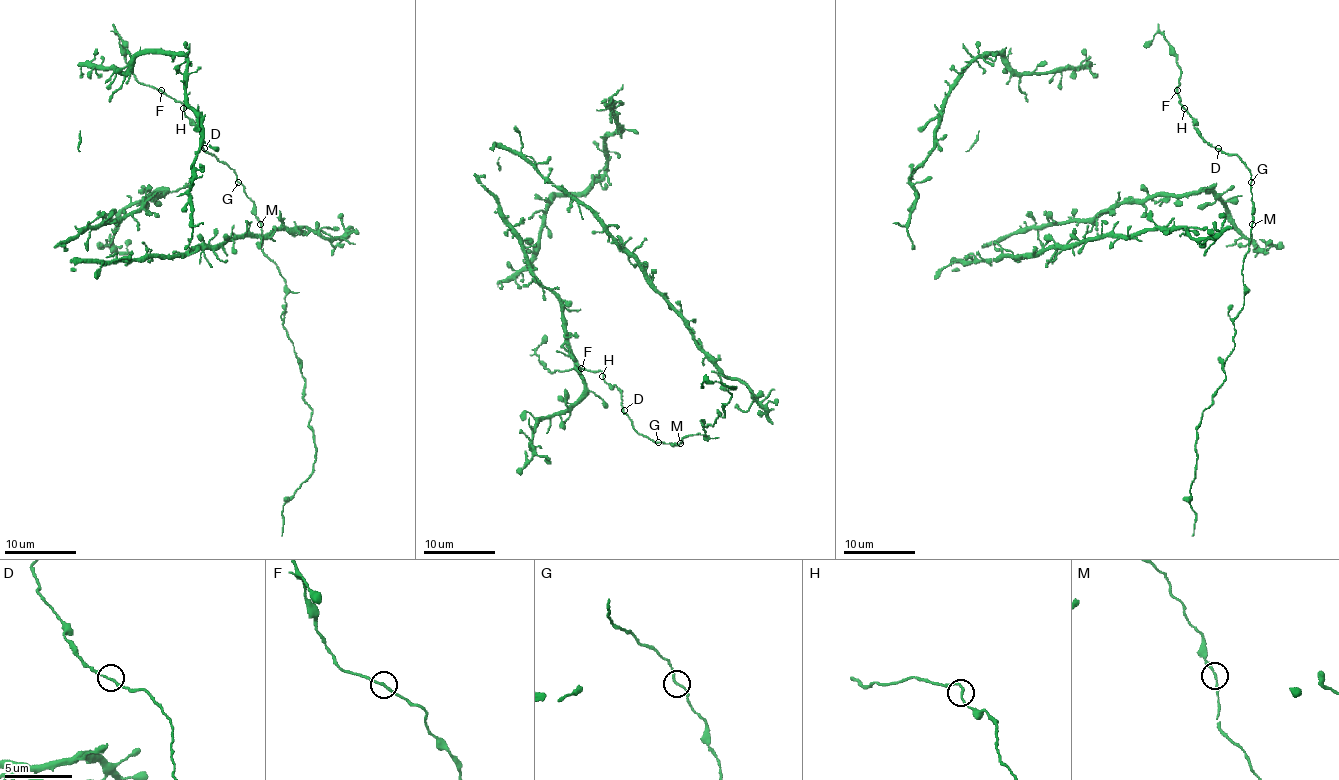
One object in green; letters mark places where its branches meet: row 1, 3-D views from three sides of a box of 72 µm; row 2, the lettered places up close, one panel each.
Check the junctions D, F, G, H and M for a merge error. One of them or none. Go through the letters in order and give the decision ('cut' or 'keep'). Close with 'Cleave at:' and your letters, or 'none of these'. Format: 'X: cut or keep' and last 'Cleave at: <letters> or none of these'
D: keep
F: keep
G: keep
H: keep
M: keep
Cleave at: none of these

